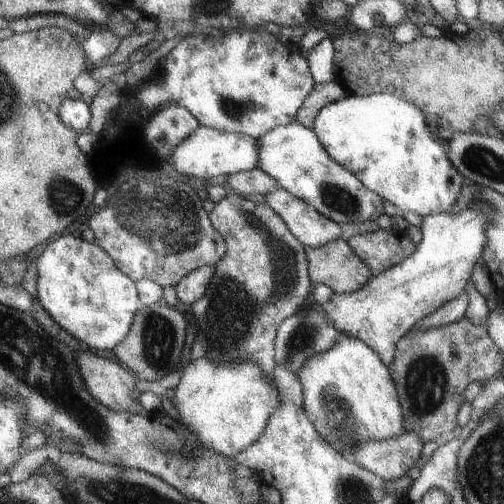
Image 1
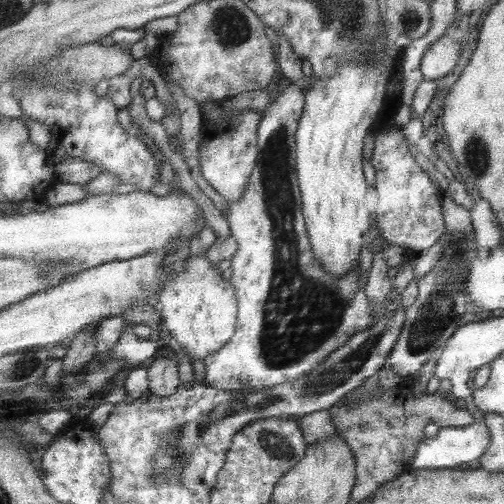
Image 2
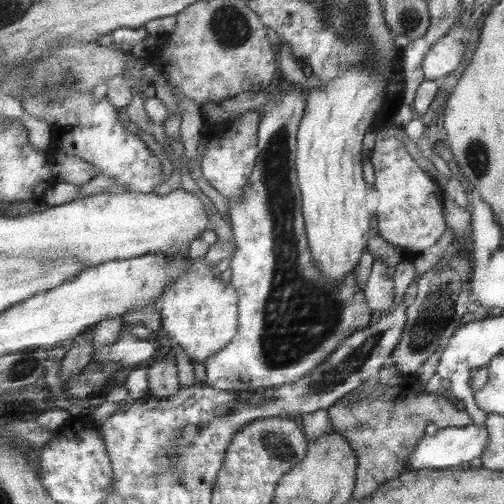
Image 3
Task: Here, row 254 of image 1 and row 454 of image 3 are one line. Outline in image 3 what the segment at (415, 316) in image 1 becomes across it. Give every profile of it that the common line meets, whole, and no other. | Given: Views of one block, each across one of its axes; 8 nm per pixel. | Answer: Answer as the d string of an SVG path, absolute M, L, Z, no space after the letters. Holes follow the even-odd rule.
M465 426L465 428L443 428L433 438L425 436L417 450L413 450L409 466L411 470L453 470L461 464L481 458L489 442L489 432L485 426Z

